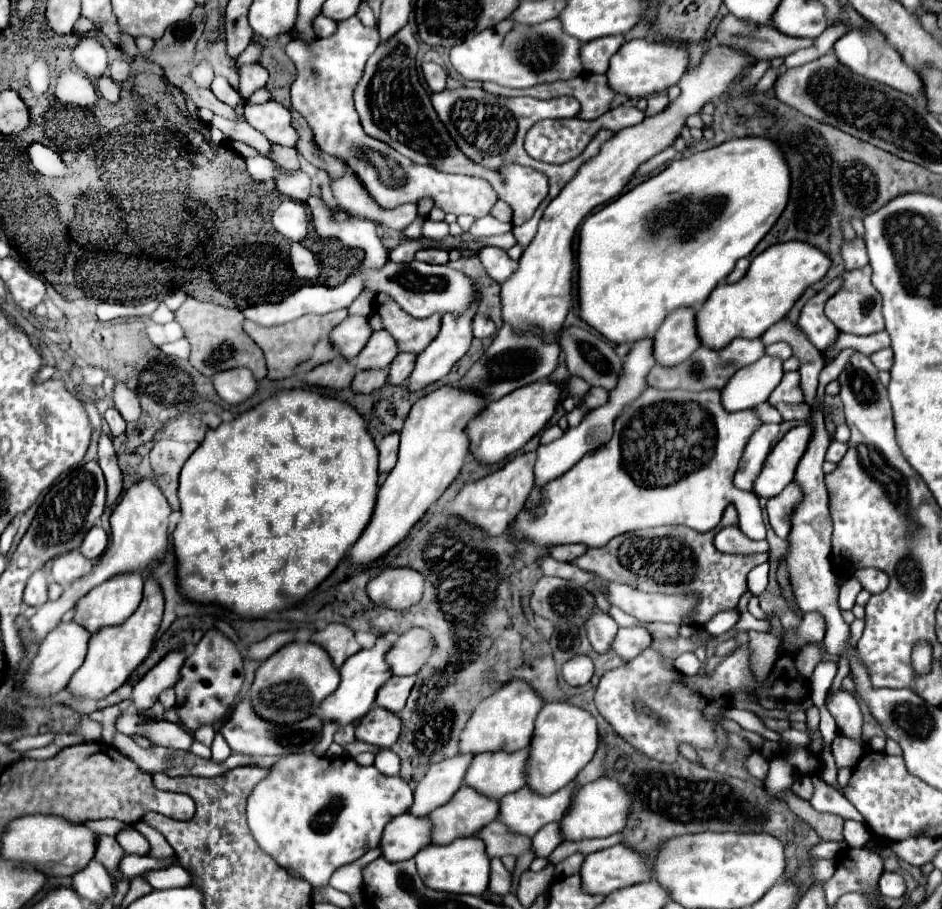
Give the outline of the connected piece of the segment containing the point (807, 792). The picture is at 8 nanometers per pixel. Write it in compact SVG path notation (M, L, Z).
M800 776L792 784L792 792L798 794L800 798L804 798L804 800L810 800L812 798L812 782L810 782L810 776Z

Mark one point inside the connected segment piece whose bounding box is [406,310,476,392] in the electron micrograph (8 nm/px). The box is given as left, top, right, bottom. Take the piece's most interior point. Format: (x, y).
(453, 340)

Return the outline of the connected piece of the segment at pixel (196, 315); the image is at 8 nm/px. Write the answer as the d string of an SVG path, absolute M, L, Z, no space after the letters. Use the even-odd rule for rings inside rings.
M188 298L176 312L176 322L182 326L186 338L192 344L192 354L190 354L190 364L204 376L214 376L216 372L224 372L224 370L232 370L232 368L248 368L252 370L256 380L266 378L266 362L262 352L256 348L256 344L248 338L248 334L242 330L242 322L244 316L240 310L234 308L224 308L224 306L216 306L212 302L200 302L194 298ZM238 352L250 352L250 356L254 356L254 360L234 360L234 356Z

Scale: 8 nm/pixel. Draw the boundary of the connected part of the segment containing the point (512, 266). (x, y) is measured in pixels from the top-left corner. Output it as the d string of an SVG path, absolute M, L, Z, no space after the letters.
M486 246L486 248L480 250L478 256L480 256L480 262L486 268L488 276L492 280L496 280L498 284L504 284L504 280L508 280L516 272L516 268L518 268L518 262L510 260L508 254L502 248Z

